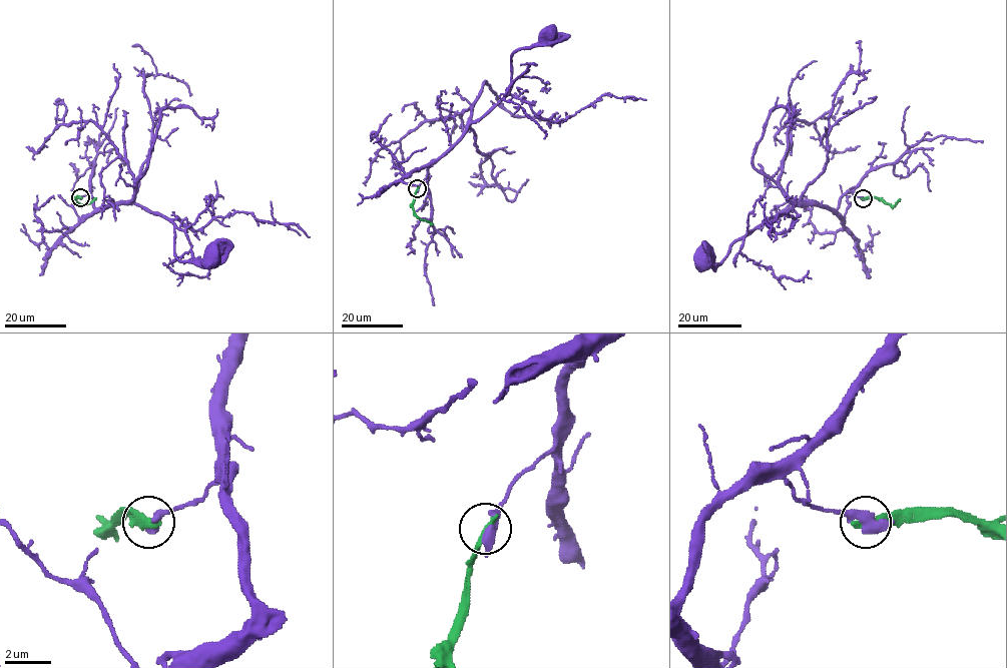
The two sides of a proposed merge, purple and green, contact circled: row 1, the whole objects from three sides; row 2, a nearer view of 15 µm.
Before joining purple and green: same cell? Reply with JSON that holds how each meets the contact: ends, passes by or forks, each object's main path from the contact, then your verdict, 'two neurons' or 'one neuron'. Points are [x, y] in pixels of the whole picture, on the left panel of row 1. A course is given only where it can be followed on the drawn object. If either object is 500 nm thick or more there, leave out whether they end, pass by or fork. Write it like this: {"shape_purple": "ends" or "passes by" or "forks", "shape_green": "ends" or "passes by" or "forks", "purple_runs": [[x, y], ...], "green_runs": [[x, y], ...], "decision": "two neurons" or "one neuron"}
{"purple_runs": [[80, 197], [90, 191], [96, 208], [133, 203], [158, 212], [174, 225], [174, 254], [180, 260], [207, 256]], "green_runs": [[80, 197], [76, 198], [80, 204], [90, 203], [96, 197]], "decision": "two neurons"}

